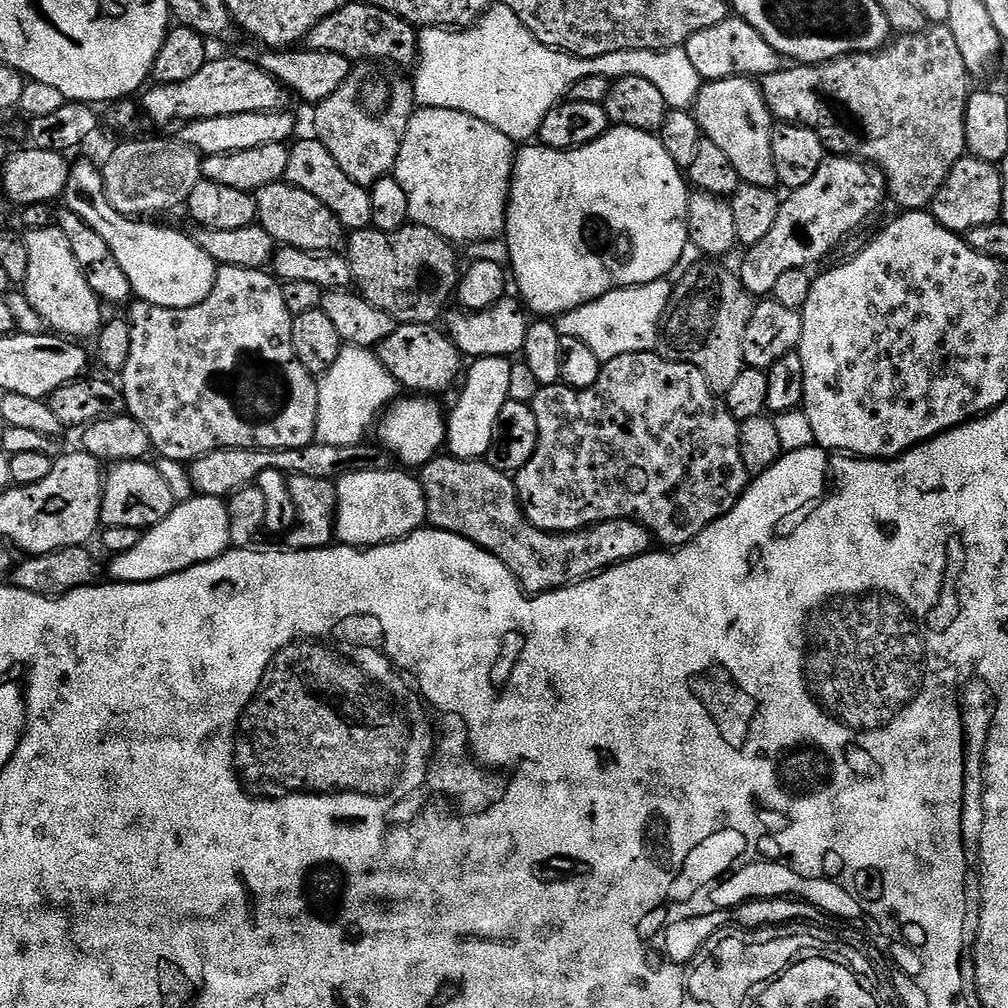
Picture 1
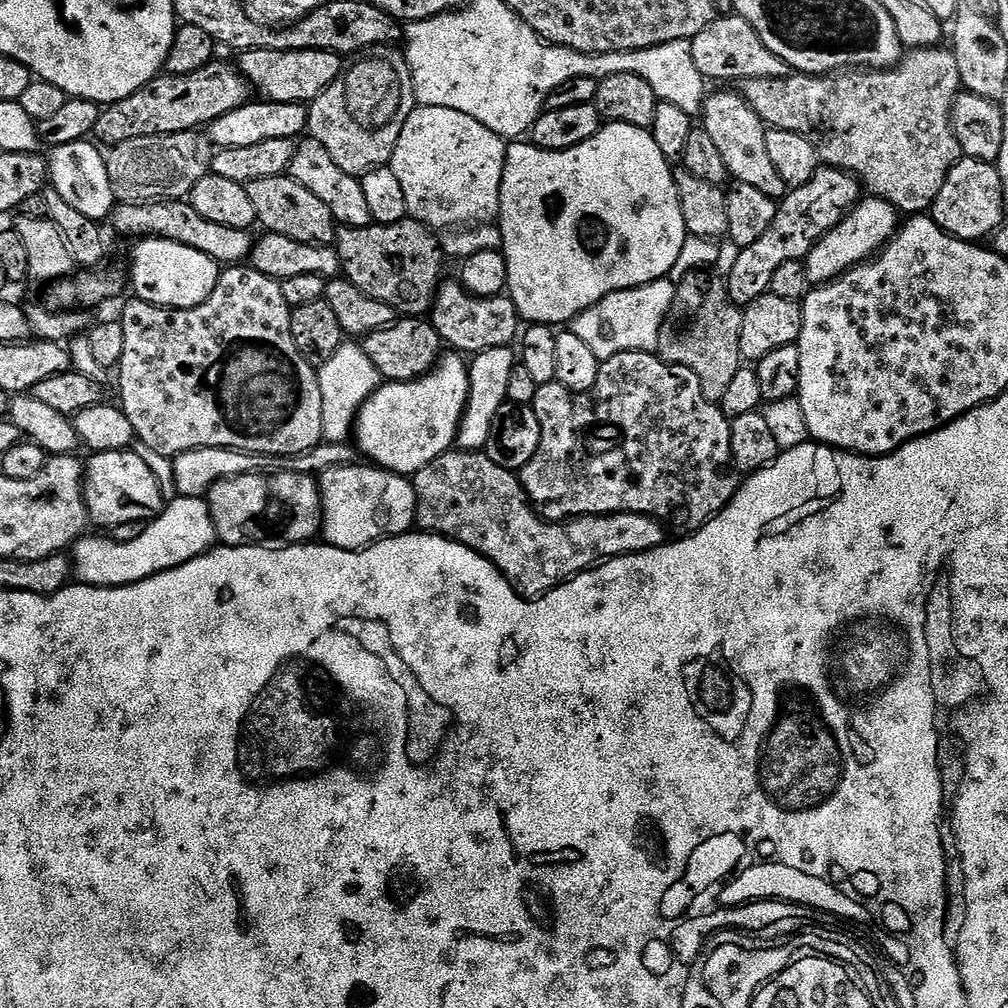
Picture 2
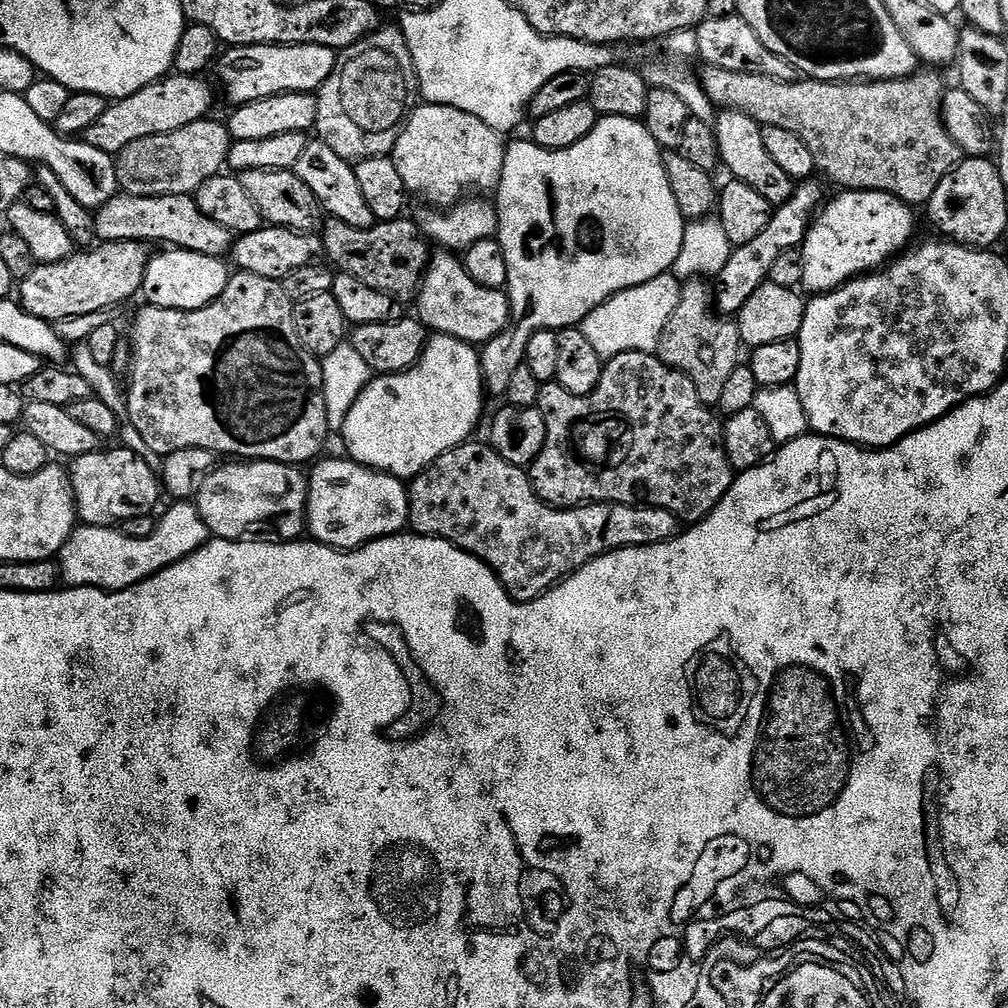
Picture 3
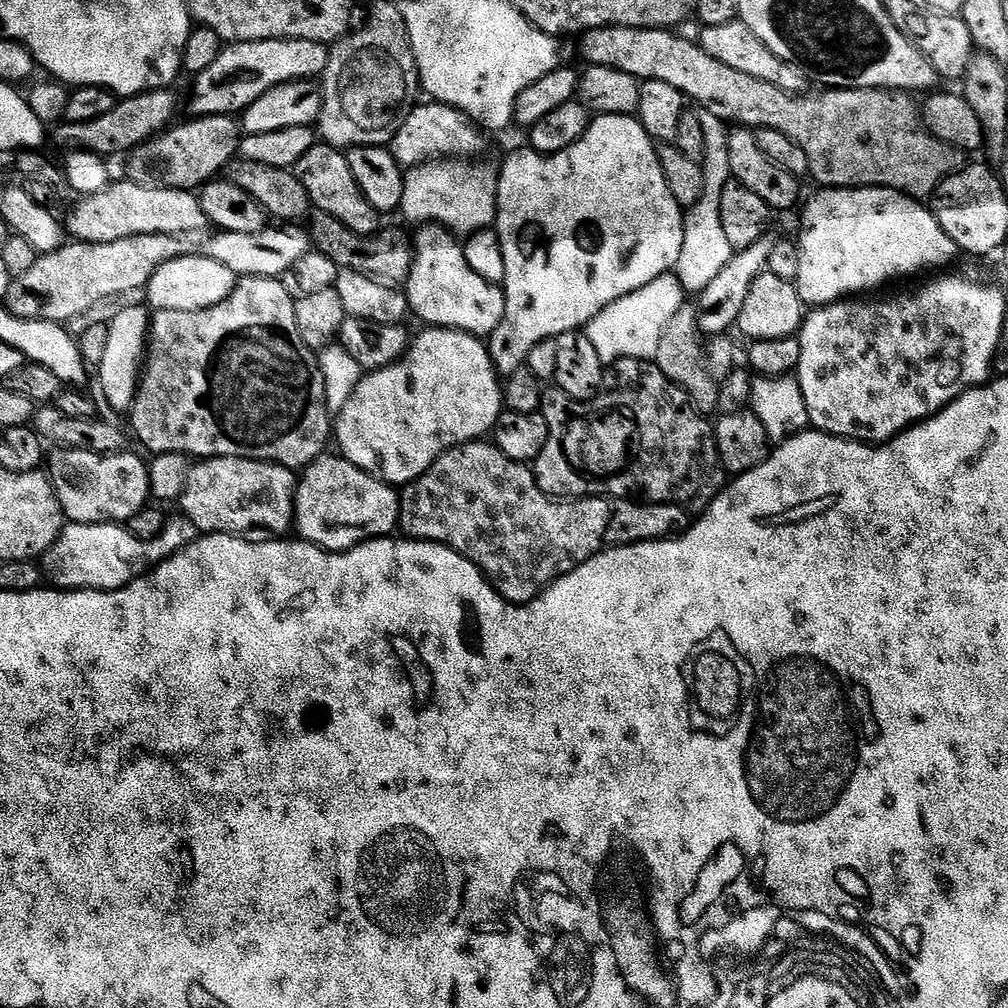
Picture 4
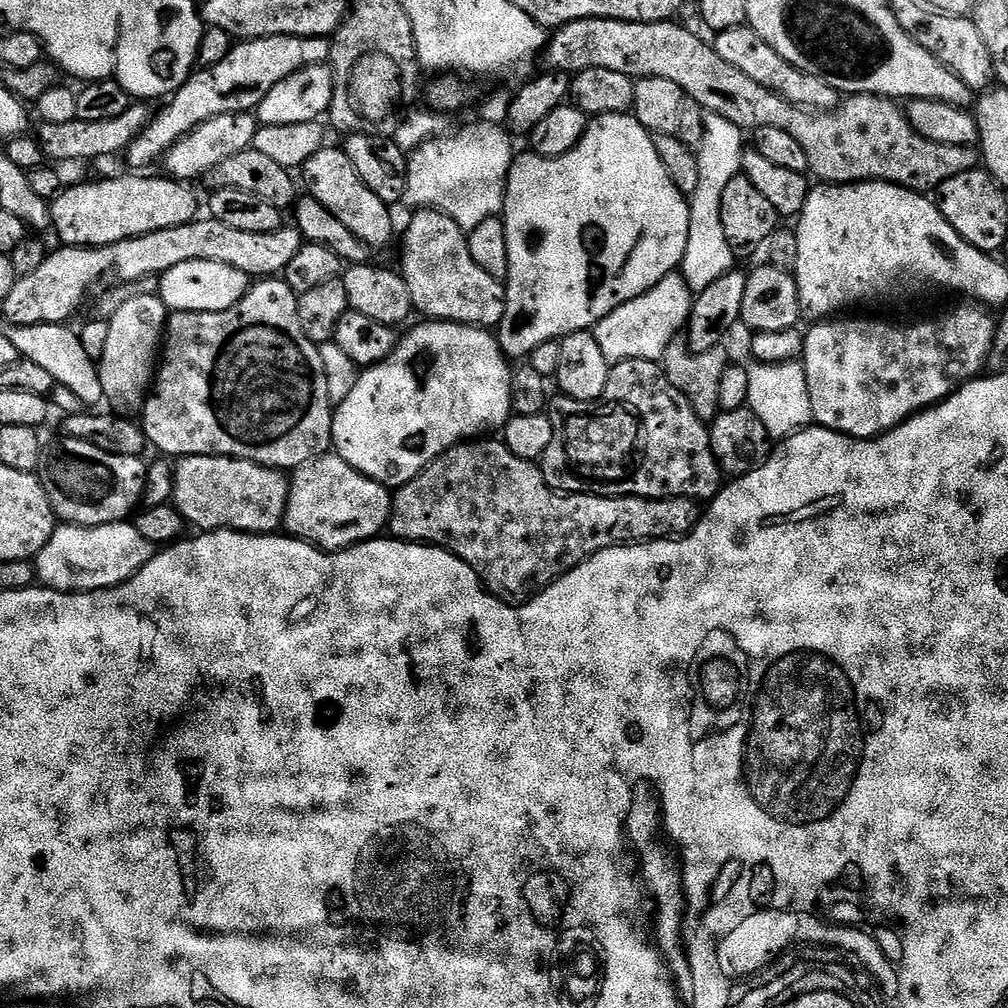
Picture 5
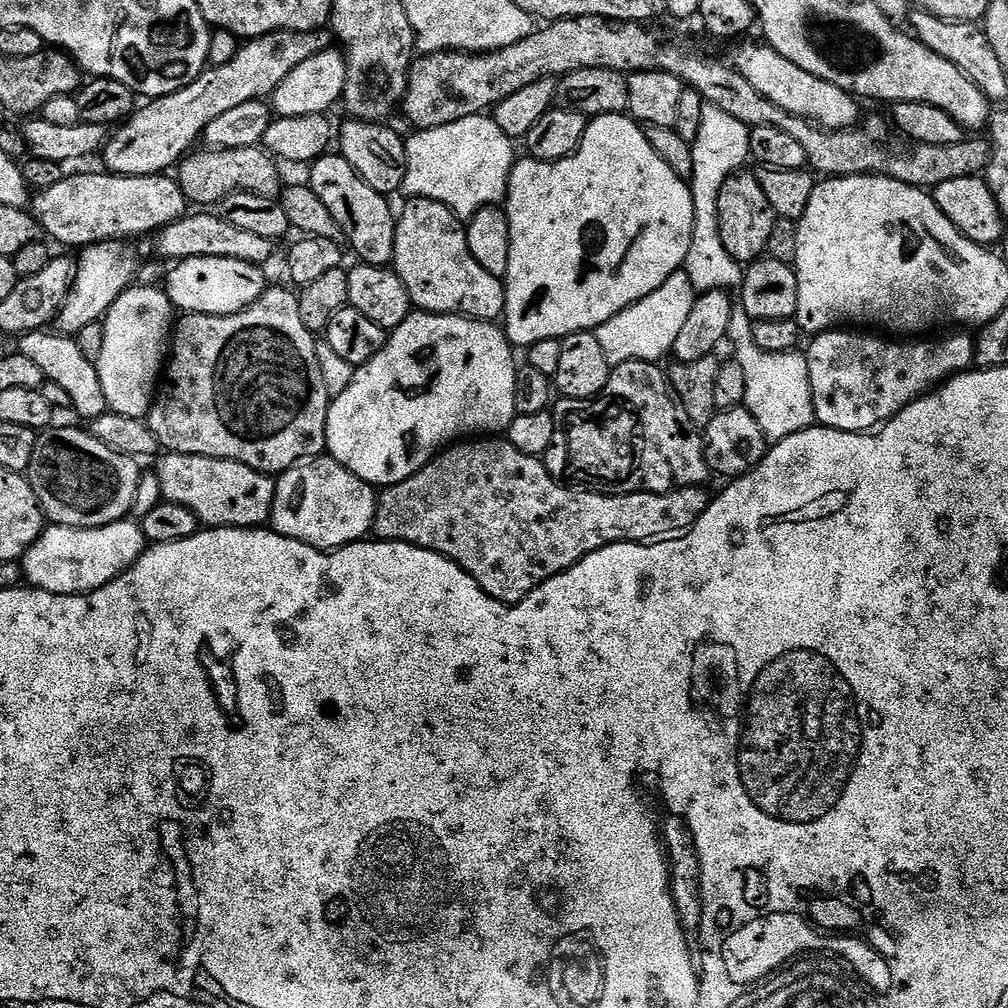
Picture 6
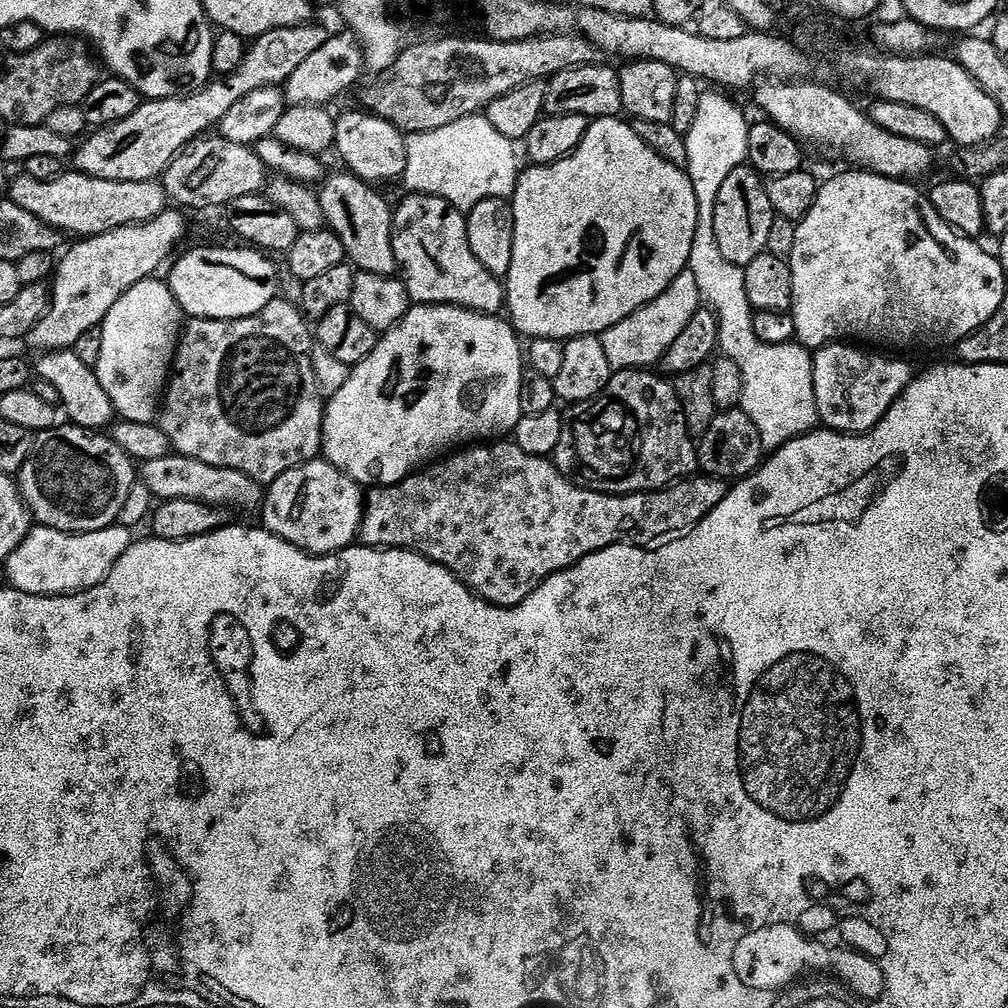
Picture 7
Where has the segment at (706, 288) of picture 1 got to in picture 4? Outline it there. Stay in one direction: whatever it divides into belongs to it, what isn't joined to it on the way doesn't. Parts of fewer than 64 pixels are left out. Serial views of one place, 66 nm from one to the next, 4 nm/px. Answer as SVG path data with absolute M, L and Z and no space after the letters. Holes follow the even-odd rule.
M686 306L670 318L670 326L662 334L662 342L658 342L658 354L654 358L662 374L670 378L692 399L699 412L715 413L718 409L718 393L722 391L722 382L731 374L736 352L727 339L727 335L705 336L698 326L697 309Z

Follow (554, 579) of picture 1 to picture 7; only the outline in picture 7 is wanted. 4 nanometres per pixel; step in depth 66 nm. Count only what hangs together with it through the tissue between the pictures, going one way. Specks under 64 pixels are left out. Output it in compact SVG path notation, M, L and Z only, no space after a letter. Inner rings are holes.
M480 442L453 451L447 458L412 473L401 484L373 487L364 502L358 540L365 548L405 548L408 552L417 552L450 570L481 600L497 608L513 608L547 576L574 566L598 550L613 548L615 544L651 549L687 536L718 502L722 502L728 490L729 485L720 477L697 474L659 492L614 496L611 492L573 484L551 459L526 454L515 442Z

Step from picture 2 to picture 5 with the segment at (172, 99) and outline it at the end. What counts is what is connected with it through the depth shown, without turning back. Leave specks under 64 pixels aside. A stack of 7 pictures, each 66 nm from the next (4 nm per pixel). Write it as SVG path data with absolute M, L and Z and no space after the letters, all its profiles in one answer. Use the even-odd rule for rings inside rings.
M134 102L126 110L126 114L118 114L118 118L106 118L102 122L86 122L85 120L71 120L70 122L50 122L49 124L41 123L40 129L34 132L35 139L40 141L40 146L44 151L45 157L49 161L61 160L62 163L68 164L71 160L104 160L107 156L116 156L127 153L128 147L135 142L138 134L142 134L144 127L152 121L154 115L153 109L147 103Z

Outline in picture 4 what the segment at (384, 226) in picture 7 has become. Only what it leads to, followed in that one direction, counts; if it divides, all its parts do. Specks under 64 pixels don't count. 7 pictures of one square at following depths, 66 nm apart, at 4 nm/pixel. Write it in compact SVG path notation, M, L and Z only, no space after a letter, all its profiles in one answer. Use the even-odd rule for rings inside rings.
M318 142L310 150L306 150L306 154L302 154L294 171L302 182L313 209L338 218L338 222L342 222L342 226L363 236L373 236L374 233L380 231L382 227L381 213L376 212L374 206L370 206L370 202L366 202L358 182L354 182L354 174L350 174L347 155L341 149Z

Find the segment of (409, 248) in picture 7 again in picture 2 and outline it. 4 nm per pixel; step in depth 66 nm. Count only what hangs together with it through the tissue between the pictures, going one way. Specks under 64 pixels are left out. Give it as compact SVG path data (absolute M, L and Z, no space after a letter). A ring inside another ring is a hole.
M441 283L440 289L436 291L430 323L434 326L434 330L438 330L441 341L447 347L448 344L452 347L449 349L460 354L489 352L495 348L509 347L521 335L522 321L511 296L507 294L487 298L471 296L463 284L448 283Z

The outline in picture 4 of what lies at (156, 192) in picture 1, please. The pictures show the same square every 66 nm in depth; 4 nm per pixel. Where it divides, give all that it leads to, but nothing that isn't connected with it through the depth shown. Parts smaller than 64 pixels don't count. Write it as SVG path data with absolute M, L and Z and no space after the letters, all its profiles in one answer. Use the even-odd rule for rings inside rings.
M198 116L188 118L185 124L177 123L127 153L127 179L158 188L199 189L237 159L242 128L234 121L232 116Z

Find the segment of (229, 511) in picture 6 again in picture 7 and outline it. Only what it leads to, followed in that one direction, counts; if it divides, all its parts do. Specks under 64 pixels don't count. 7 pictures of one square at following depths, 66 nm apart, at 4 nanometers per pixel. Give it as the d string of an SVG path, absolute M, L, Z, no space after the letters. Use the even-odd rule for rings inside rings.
M169 454L166 458L154 458L154 462L143 462L138 468L139 483L150 490L157 501L165 500L197 500L203 504L214 504L217 508L259 509L264 502L265 485L242 474L238 470L210 466L206 462L198 462L198 458L190 458L179 454Z

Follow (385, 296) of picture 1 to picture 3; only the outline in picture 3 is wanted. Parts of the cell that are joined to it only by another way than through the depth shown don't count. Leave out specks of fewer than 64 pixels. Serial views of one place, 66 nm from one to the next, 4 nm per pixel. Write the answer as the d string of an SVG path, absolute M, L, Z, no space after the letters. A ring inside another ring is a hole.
M325 219L322 224L324 255L333 269L382 290L396 300L407 302L415 297L424 282L424 273L428 271L430 244L415 219L382 220L372 228L355 228L341 220Z

